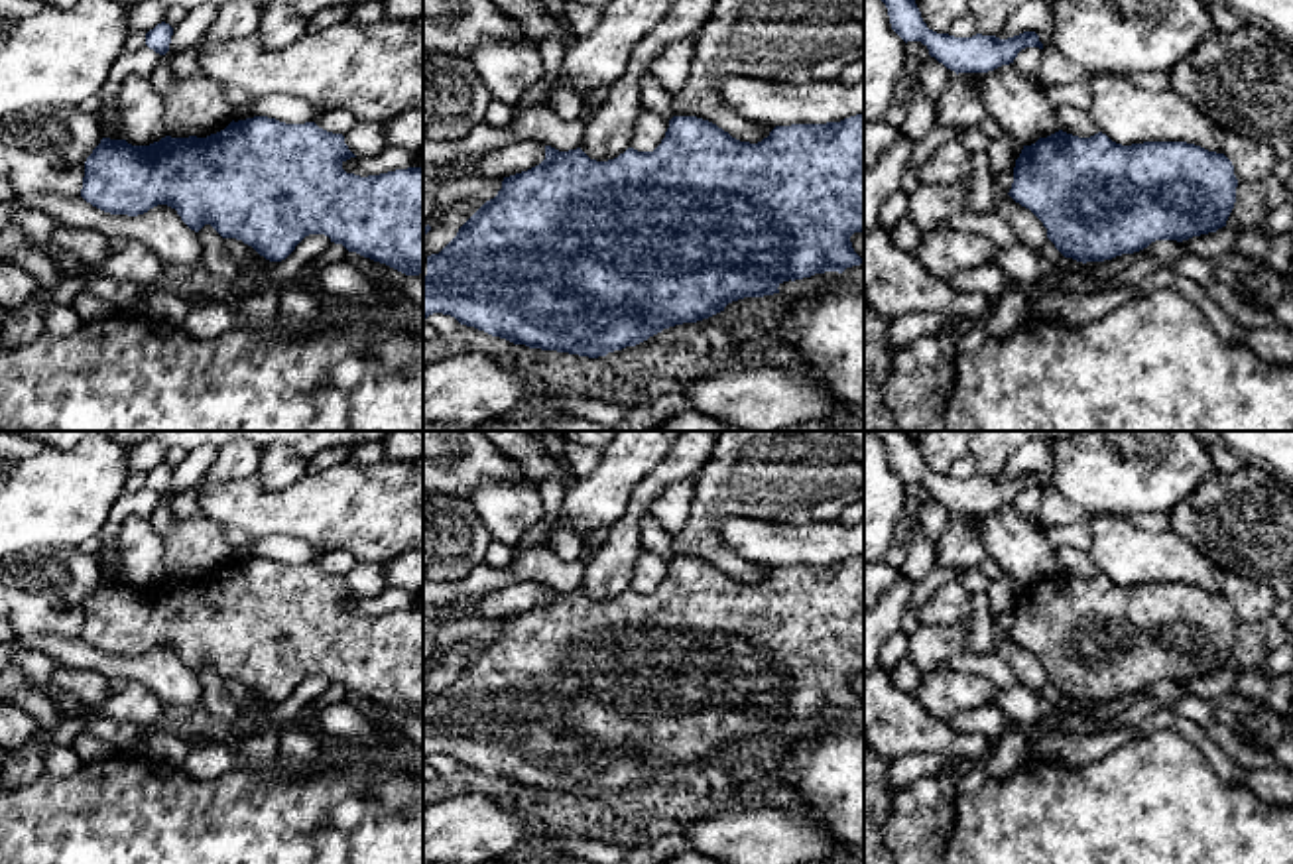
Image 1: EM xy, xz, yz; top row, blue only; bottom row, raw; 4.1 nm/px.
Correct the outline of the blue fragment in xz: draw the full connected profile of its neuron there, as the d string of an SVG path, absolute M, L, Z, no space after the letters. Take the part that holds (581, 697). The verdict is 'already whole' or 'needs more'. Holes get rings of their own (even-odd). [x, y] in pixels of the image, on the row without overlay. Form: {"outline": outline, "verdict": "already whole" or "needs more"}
{"outline": "M864 555L827 565L775 567L758 585L740 583L716 565L697 557L673 557L665 579L653 592L628 588L614 600L590 600L581 588L559 592L545 586L545 600L522 614L504 618L502 630L486 642L439 693L427 697L423 718L423 762L433 754L455 758L461 766L474 768L492 777L506 779L529 789L569 793L588 799L636 787L663 770L708 760L732 742L779 734L783 722L811 718L860 707L864 701L854 693L850 677L864 673Z", "verdict": "already whole"}

